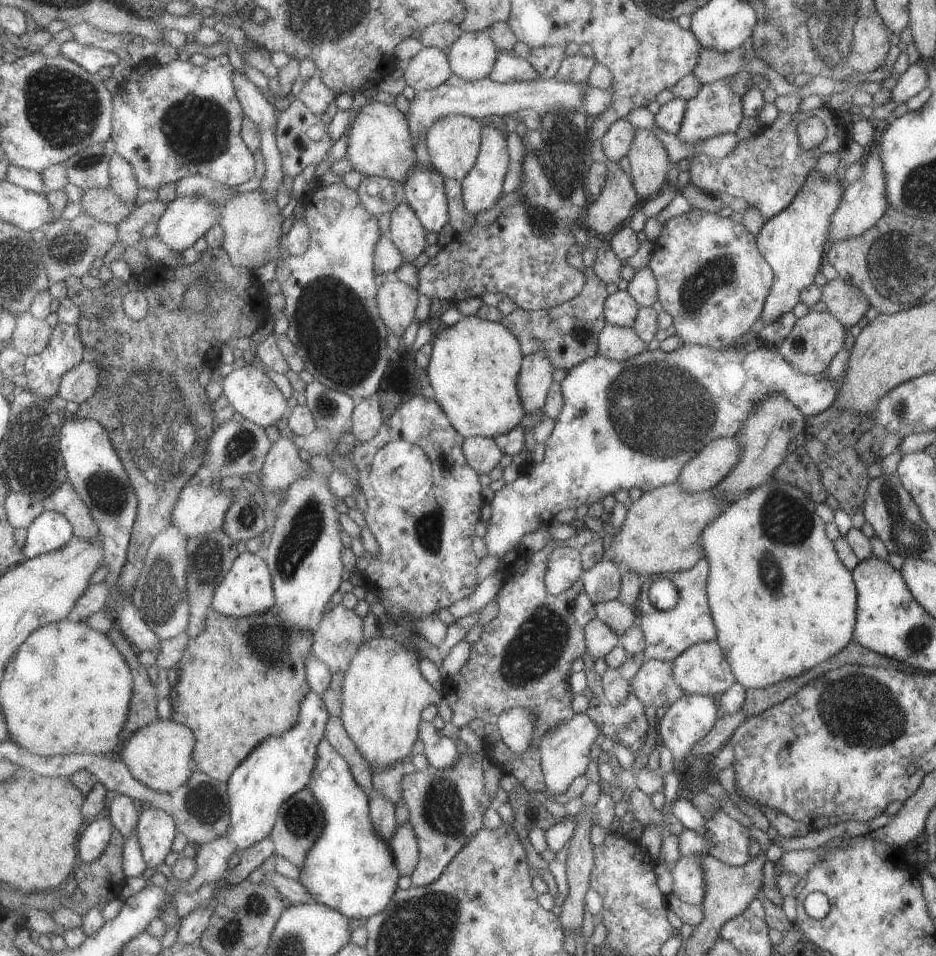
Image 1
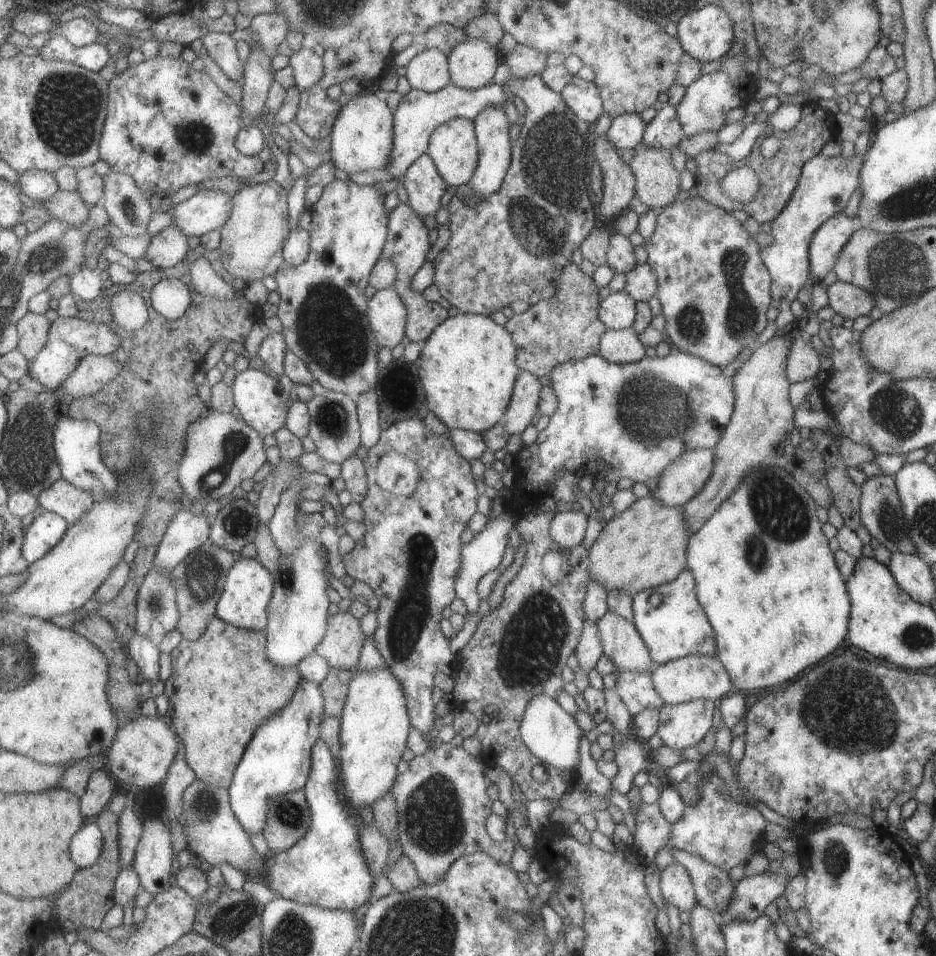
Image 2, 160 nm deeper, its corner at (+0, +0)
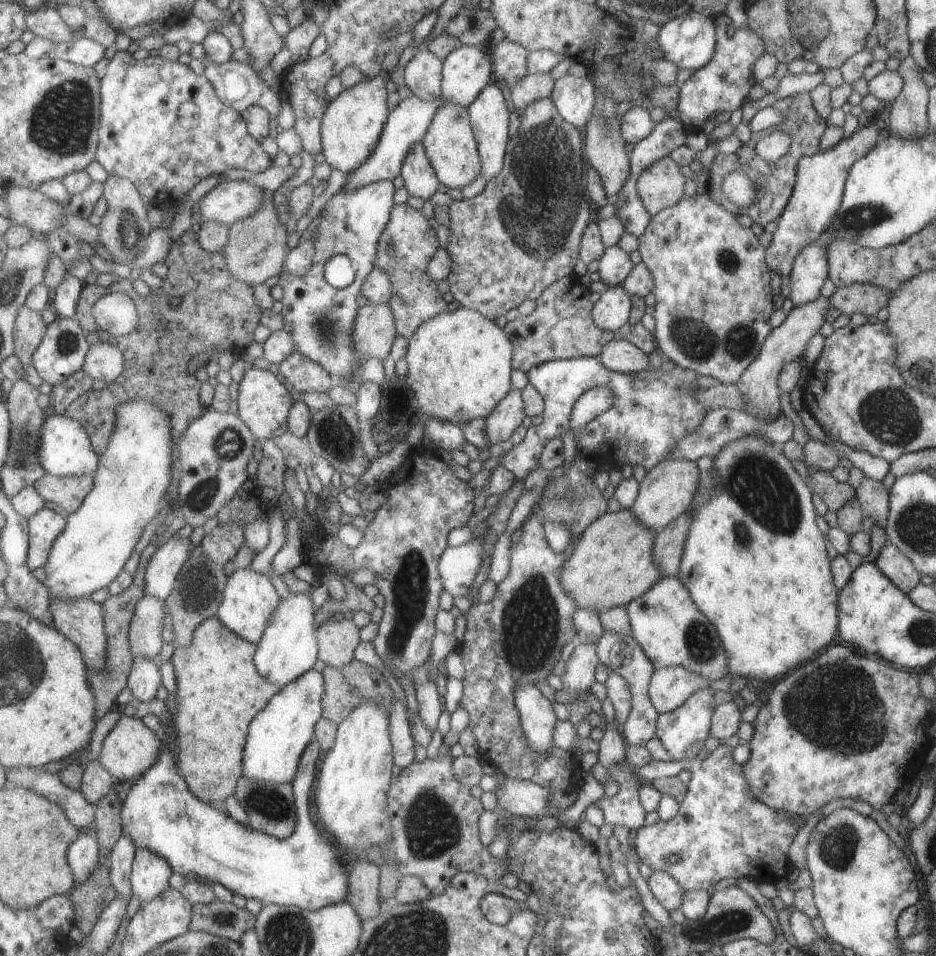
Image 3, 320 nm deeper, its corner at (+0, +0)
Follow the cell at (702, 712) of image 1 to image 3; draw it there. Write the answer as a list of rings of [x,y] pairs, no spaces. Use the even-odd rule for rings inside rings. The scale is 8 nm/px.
[[[707,687],[697,689],[675,710],[658,714],[654,736],[670,756],[670,761],[695,759],[697,753],[704,748],[703,742],[710,735],[710,718],[716,706],[714,693]]]

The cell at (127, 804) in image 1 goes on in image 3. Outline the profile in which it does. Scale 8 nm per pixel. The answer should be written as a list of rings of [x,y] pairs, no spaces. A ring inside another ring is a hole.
[[[124,834],[112,852],[111,882],[117,896],[126,898],[128,901],[134,895],[132,870],[137,849],[134,840]]]

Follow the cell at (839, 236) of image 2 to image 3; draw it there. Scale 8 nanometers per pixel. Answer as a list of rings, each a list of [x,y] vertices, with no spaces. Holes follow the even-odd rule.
[[[815,242],[803,247],[794,258],[788,274],[788,299],[793,306],[814,301],[827,277],[826,247]]]

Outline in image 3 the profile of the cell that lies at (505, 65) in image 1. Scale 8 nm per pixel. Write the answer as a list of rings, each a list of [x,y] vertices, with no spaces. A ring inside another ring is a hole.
[[[539,99],[532,103],[533,112],[525,110],[523,128],[517,142],[507,145],[504,167],[477,196],[453,201],[449,206],[452,218],[447,248],[454,260],[447,278],[450,291],[460,306],[481,312],[495,320],[513,308],[519,308],[527,298],[537,301],[555,281],[573,276],[577,262],[577,248],[581,248],[582,234],[589,224],[589,204],[583,196],[583,155],[581,136],[555,110],[553,100]]]

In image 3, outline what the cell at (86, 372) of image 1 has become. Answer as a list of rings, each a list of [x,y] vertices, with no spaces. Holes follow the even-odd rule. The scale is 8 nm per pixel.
[[[98,341],[90,346],[84,368],[93,379],[116,381],[126,369],[124,352],[113,343]]]

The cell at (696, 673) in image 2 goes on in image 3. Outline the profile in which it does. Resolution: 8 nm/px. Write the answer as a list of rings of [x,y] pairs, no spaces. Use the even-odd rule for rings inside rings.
[[[683,667],[654,669],[648,684],[648,697],[658,714],[675,710],[697,689],[709,688],[711,681]]]

